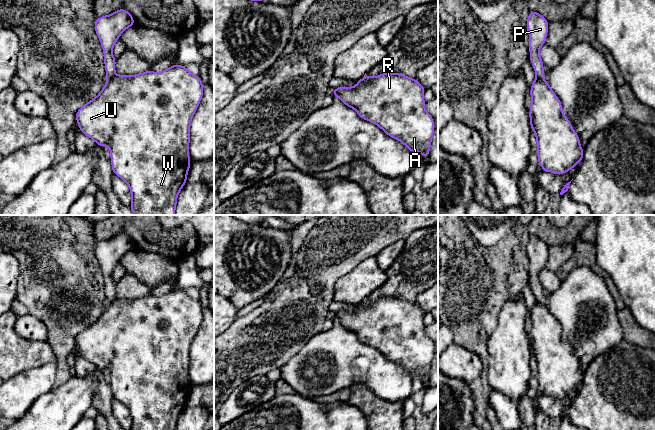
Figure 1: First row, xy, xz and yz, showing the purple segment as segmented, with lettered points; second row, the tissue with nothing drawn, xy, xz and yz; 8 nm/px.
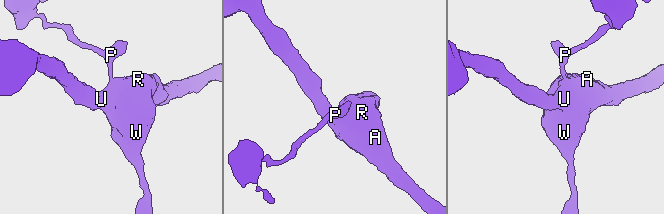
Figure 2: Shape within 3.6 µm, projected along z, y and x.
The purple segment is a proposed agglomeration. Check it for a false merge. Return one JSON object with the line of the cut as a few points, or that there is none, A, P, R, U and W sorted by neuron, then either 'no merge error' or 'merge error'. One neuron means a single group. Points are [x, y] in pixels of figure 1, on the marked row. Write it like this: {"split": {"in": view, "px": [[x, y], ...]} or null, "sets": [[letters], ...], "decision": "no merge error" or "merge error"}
{"split": {"in": "xy", "px": [[114, 76], [107, 79]]}, "sets": [["A", "R", "U", "W"], ["P"]], "decision": "merge error"}

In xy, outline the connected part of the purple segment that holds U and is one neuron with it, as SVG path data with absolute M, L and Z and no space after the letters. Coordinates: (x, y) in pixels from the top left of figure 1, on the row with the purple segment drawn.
M172 65L155 73L151 70L132 76L116 75L107 79L104 88L76 113L81 132L100 147L110 146L113 174L129 186L133 215L174 215L177 196L185 185L189 167L189 140L191 119L203 96L203 84L199 76L190 73L185 66Z

